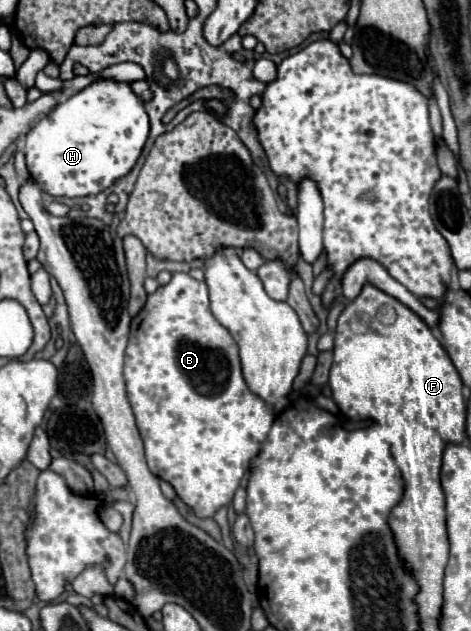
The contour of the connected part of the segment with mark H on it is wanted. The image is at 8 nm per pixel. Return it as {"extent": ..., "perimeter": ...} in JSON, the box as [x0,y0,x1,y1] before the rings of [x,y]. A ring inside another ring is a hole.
{"extent":[26,79,148,197],"perimeter":[[[98,79],[84,87],[80,93],[56,105],[30,133],[26,135],[26,167],[30,177],[38,187],[54,197],[86,197],[106,191],[116,179],[124,177],[136,163],[142,153],[142,147],[148,139],[148,115],[144,111],[144,101],[132,91],[130,83],[116,83],[112,79]]]}

